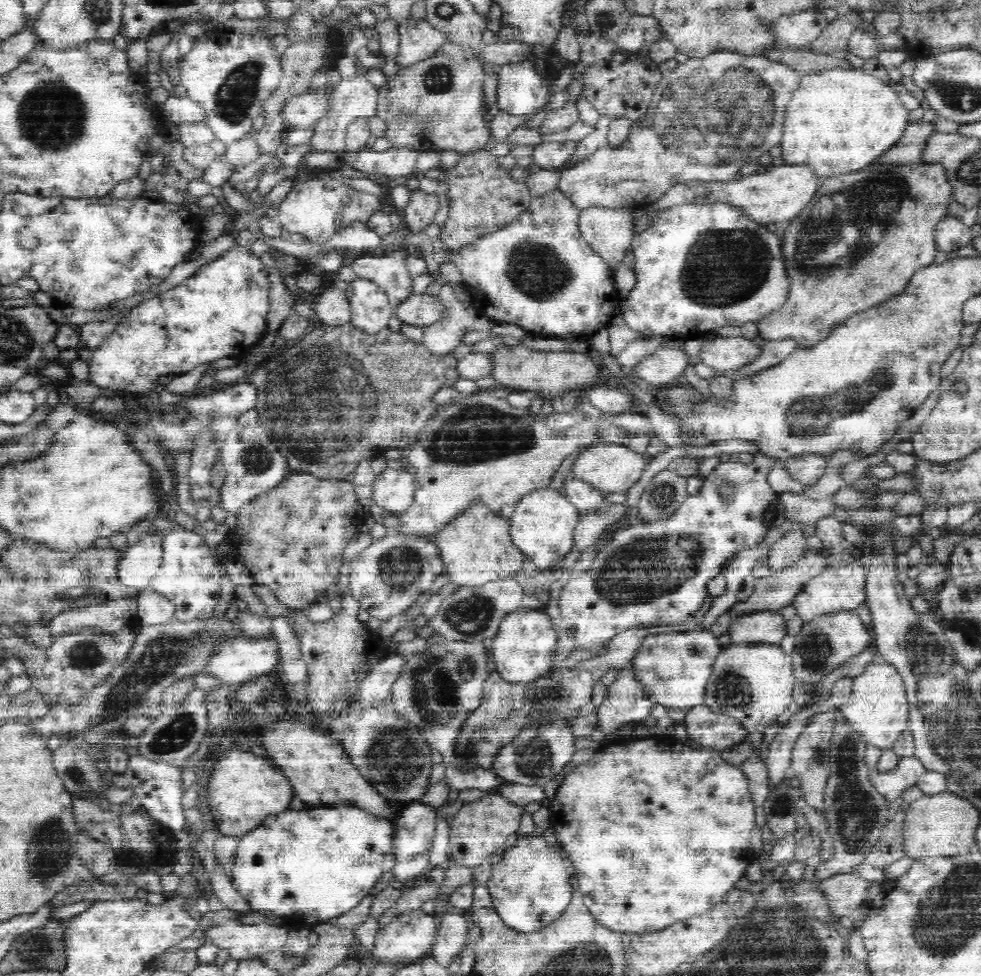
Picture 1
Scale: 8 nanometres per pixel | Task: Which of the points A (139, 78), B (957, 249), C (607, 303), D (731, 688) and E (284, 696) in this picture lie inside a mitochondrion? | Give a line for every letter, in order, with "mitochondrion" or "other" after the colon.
A: other
B: other
C: other
D: mitochondrion
E: other

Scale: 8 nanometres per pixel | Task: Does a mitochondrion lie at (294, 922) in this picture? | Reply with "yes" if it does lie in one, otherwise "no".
no

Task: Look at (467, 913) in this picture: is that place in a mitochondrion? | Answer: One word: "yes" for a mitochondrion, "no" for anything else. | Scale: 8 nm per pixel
no

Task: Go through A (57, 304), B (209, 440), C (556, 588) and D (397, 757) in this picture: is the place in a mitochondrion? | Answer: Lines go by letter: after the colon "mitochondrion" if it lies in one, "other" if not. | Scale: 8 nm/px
A: other
B: other
C: other
D: mitochondrion

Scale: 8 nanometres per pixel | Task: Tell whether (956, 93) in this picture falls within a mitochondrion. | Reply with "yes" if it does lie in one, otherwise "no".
yes

